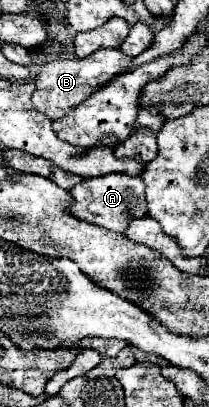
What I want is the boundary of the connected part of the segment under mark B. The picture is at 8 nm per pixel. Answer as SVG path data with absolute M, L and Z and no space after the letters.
M98 49L92 57L86 59L54 59L40 67L36 77L36 89L32 95L34 107L44 113L48 119L56 121L64 117L68 111L80 107L96 89L106 85L112 77L128 73L132 67L132 59L124 55L120 49Z

